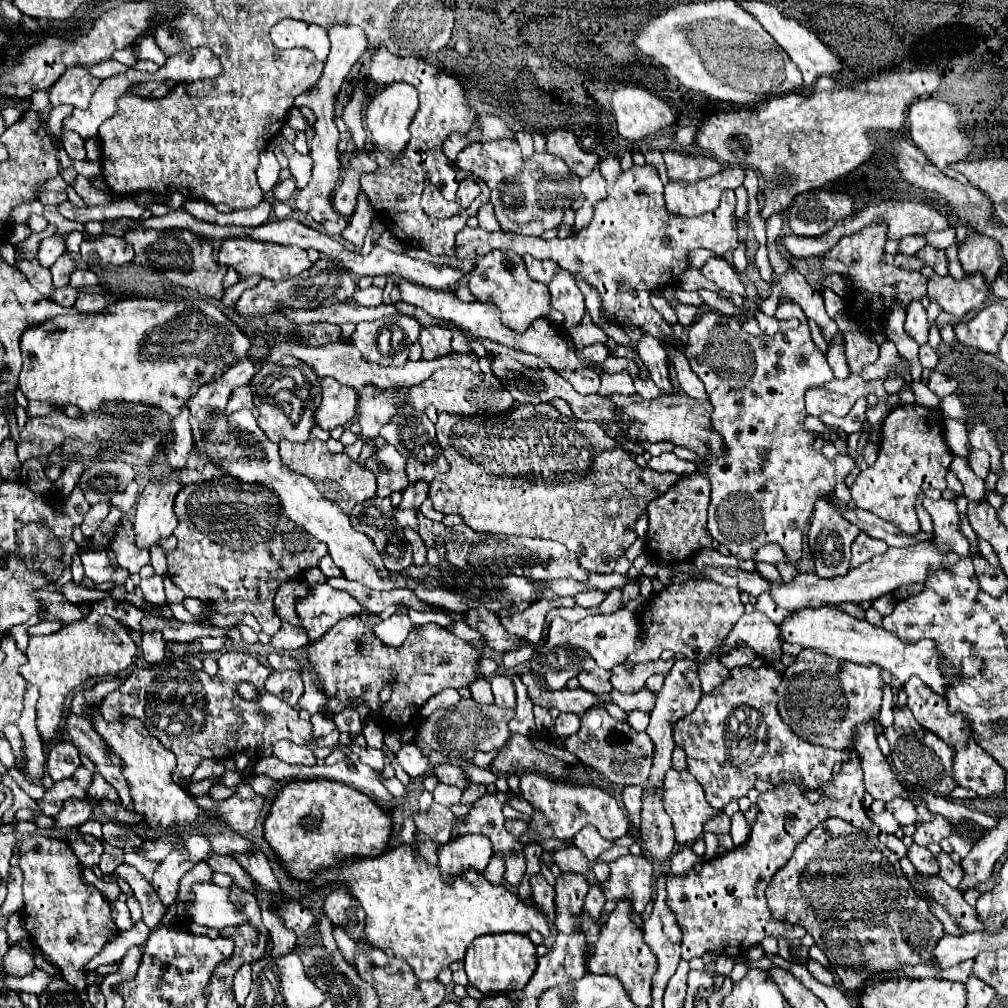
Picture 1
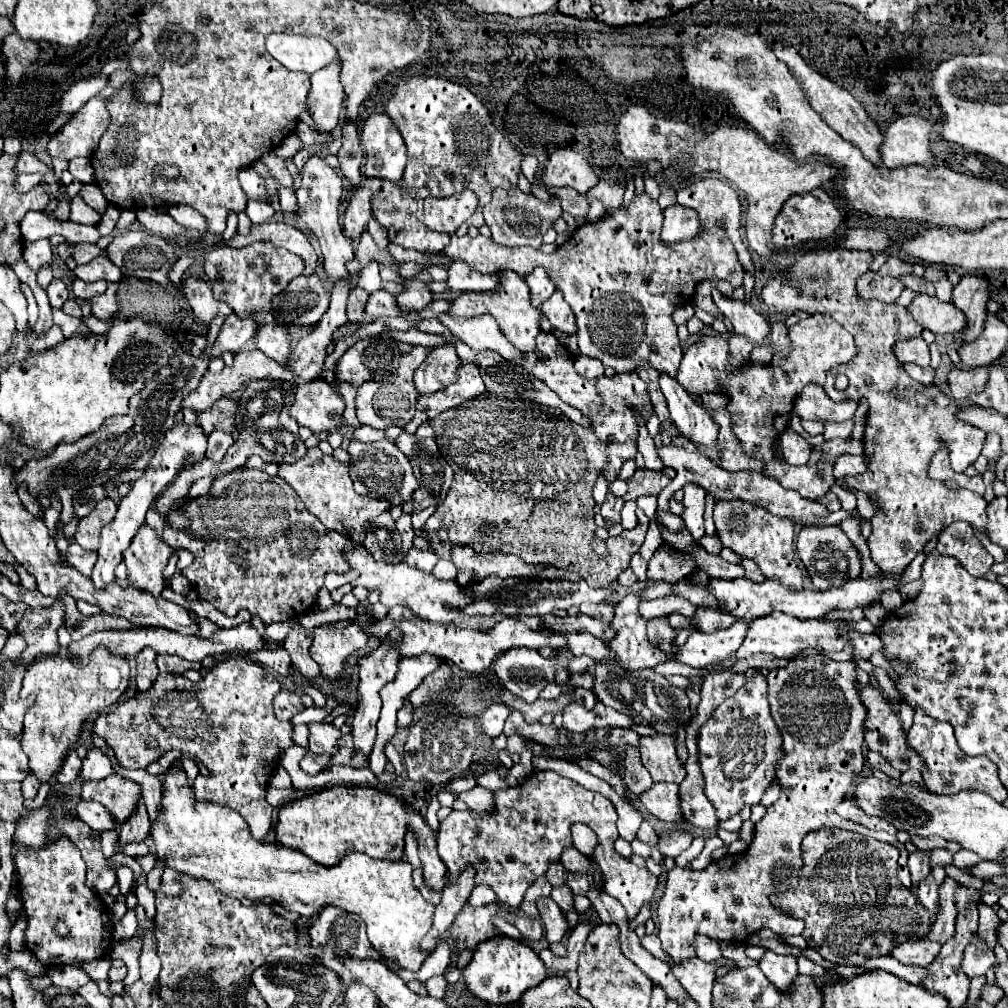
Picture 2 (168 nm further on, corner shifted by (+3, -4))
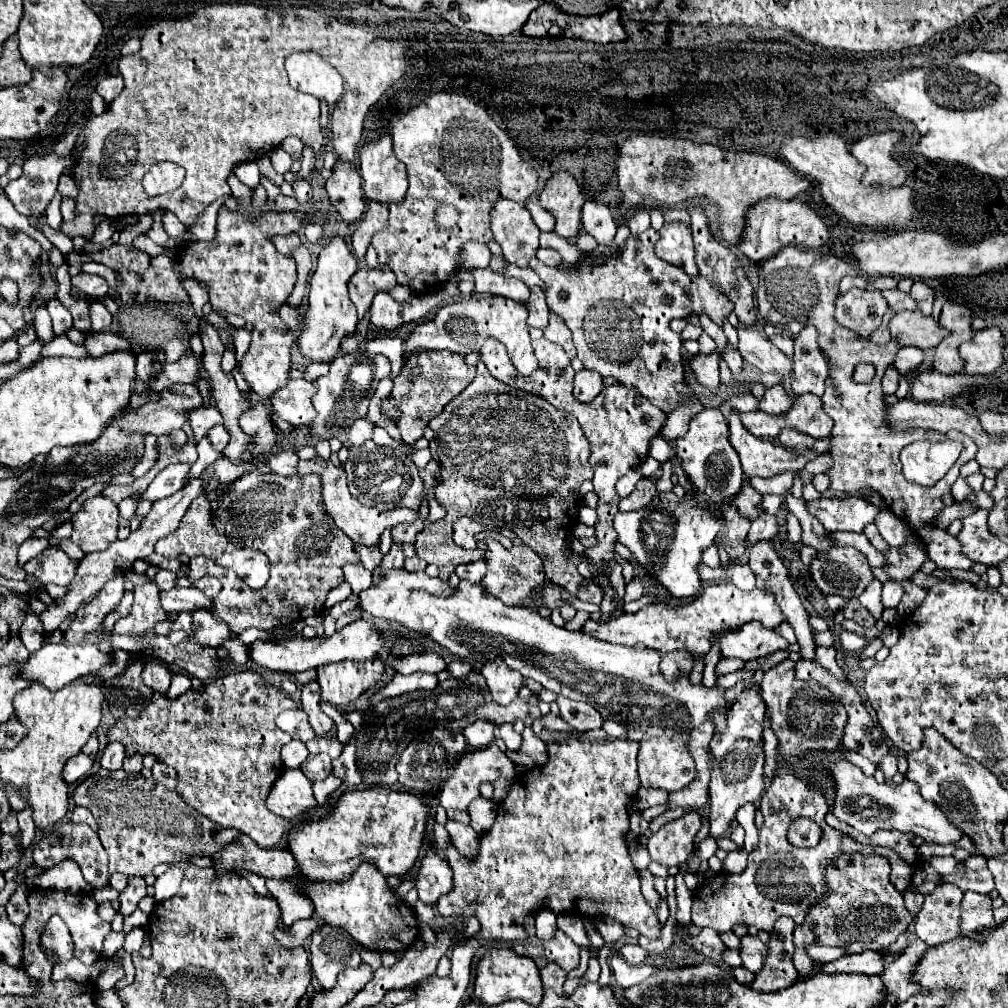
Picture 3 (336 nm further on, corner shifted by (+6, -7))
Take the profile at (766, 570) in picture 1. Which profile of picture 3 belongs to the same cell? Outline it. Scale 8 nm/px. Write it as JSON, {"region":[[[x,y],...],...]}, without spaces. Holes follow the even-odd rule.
{"region":[[[748,479],[742,481],[742,489],[730,499],[730,505],[736,509],[736,513],[748,521],[758,519],[760,515],[764,515],[762,509],[762,495],[750,485]]]}

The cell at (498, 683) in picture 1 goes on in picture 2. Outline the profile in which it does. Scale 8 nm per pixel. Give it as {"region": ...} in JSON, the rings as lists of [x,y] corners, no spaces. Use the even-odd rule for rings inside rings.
{"region":[[[493,704],[493,706],[489,706],[489,708],[481,714],[481,718],[479,718],[479,726],[481,726],[483,734],[485,734],[487,738],[491,738],[491,740],[497,738],[499,734],[503,734],[503,724],[505,724],[509,712],[511,712],[511,710],[507,710],[507,706],[503,706],[503,704]]]}

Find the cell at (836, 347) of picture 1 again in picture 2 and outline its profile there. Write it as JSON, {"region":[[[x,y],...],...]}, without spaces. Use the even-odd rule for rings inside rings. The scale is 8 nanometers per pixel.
{"region":[[[813,246],[791,266],[791,270],[775,274],[765,284],[761,298],[769,312],[791,314],[803,310],[809,314],[827,314],[853,334],[857,356],[849,364],[833,368],[823,390],[835,402],[853,398],[859,404],[861,398],[867,400],[867,424],[863,440],[867,470],[859,476],[845,478],[845,482],[855,490],[865,490],[865,494],[879,498],[879,512],[871,520],[871,558],[883,572],[901,574],[907,564],[925,548],[925,544],[937,538],[939,532],[953,522],[965,520],[973,528],[985,532],[987,516],[983,496],[967,492],[965,488],[951,490],[945,482],[931,480],[927,476],[929,460],[943,444],[949,448],[953,470],[963,472],[969,464],[973,464],[973,460],[979,458],[985,444],[985,432],[957,420],[955,412],[959,406],[955,400],[935,386],[927,388],[911,380],[903,366],[895,360],[895,342],[917,338],[921,336],[923,328],[911,320],[905,306],[883,304],[879,300],[863,302],[857,296],[855,282],[863,272],[869,270],[871,260],[871,252]],[[841,372],[849,376],[849,388],[845,392],[837,392],[833,386],[829,386],[831,380],[835,380],[835,376]]]}

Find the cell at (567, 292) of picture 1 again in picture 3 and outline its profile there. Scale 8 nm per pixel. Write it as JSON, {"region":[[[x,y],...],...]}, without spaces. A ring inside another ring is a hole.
{"region":[[[550,313],[550,323],[544,329],[544,337],[550,339],[550,341],[554,341],[554,343],[558,343],[558,345],[562,345],[571,360],[576,357],[577,351],[572,340],[572,333],[568,331],[568,327],[560,319],[560,315]]]}

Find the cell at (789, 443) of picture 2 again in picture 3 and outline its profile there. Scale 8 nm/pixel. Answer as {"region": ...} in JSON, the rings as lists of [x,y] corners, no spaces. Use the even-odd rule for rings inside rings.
{"region":[[[786,471],[768,479],[754,477],[749,479],[750,485],[762,495],[785,495],[792,487],[795,472]]]}

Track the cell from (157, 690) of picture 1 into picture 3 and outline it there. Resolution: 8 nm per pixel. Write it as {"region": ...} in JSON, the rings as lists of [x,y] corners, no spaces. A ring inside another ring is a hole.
{"region":[[[256,671],[240,673],[220,673],[204,685],[204,691],[186,691],[176,699],[168,699],[164,693],[154,691],[152,701],[146,711],[134,723],[116,723],[106,735],[108,741],[118,741],[126,749],[126,757],[140,753],[142,757],[153,755],[157,761],[172,766],[178,773],[178,791],[184,793],[186,803],[194,807],[200,815],[212,819],[222,827],[234,827],[250,835],[260,847],[274,847],[280,843],[288,821],[266,809],[266,795],[270,793],[274,781],[280,777],[284,765],[280,759],[280,749],[292,737],[280,731],[274,723],[276,715],[284,709],[296,709],[298,703],[292,701],[278,687],[270,685]]]}

